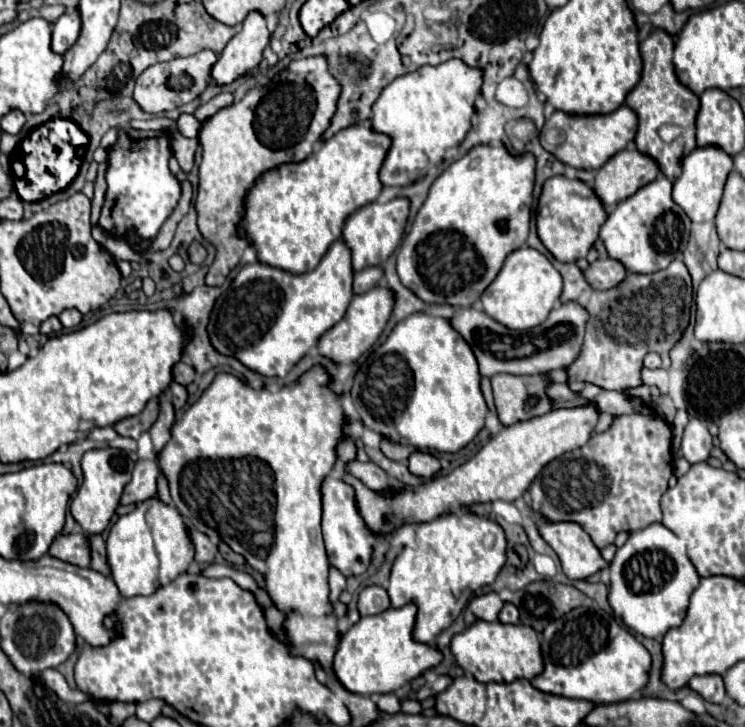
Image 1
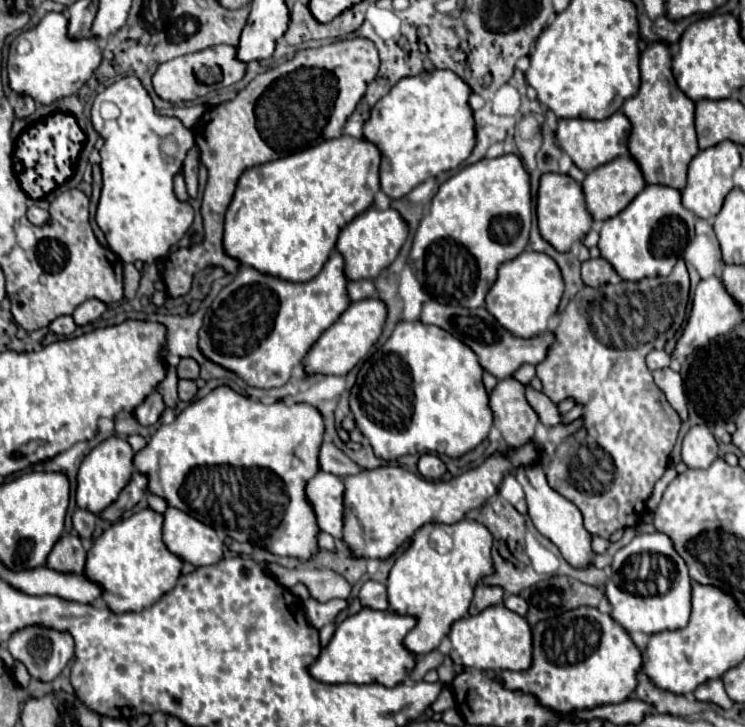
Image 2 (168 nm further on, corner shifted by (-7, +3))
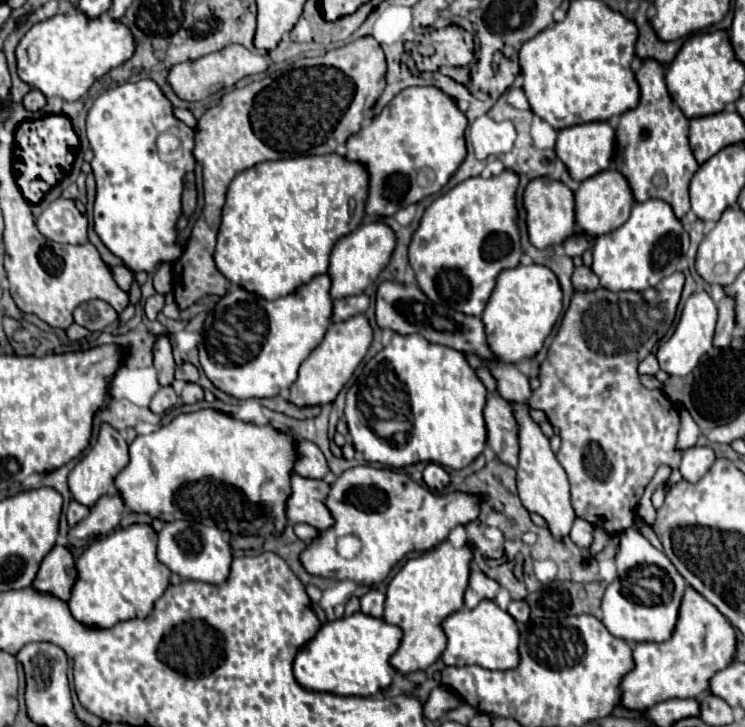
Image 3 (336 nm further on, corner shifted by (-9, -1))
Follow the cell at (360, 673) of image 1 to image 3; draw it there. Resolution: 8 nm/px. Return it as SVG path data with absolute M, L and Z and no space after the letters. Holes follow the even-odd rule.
M362 611L342 617L336 621L324 623L318 633L300 647L294 659L294 677L306 691L318 693L336 693L336 695L354 695L354 697L372 697L384 691L396 671L390 667L390 657L402 641L402 629L364 615Z

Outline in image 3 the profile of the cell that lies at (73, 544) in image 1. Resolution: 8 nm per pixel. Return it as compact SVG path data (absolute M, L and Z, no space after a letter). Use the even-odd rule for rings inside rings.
M56 545L42 561L40 571L32 583L38 593L50 593L62 601L70 599L70 589L76 579L74 557L62 545Z

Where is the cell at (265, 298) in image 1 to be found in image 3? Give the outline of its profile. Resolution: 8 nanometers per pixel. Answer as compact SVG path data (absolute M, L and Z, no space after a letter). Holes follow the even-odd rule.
M318 275L294 293L266 301L242 287L224 295L204 323L198 343L200 367L224 393L236 399L274 397L284 393L298 377L298 367L324 339L332 317L330 277Z

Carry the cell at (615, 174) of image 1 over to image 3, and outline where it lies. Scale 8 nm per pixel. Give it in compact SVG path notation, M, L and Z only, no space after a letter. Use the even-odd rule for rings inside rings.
M616 169L602 171L582 181L578 191L574 193L574 199L576 199L576 225L580 225L580 229L590 237L600 237L602 233L610 233L618 229L630 217L630 209L634 205L628 181Z

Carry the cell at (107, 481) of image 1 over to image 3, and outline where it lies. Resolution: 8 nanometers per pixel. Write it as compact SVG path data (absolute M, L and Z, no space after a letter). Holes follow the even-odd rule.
M102 423L98 431L98 439L92 445L92 449L76 463L76 467L68 475L68 487L76 501L80 501L86 507L92 507L102 495L106 495L112 485L114 477L128 465L128 443L124 441L122 433L116 431L112 425Z

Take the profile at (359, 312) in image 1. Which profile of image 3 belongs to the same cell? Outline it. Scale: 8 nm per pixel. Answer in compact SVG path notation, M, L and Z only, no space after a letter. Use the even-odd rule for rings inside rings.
M364 315L352 317L342 323L332 323L322 339L322 343L310 353L310 357L302 363L300 375L290 389L288 401L296 407L312 407L312 405L326 405L336 399L340 389L352 377L360 361L364 359L368 347L372 343L372 327Z

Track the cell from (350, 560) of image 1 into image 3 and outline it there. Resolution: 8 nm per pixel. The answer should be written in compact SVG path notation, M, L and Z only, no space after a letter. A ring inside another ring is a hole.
M296 473L290 477L292 495L286 501L286 519L290 525L308 523L316 529L330 527L332 515L326 509L324 501L330 491L330 485L320 479L298 477Z

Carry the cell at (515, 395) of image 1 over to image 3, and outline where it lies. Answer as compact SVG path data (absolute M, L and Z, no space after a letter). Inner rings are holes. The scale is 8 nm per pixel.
M492 393L484 407L484 421L486 421L486 445L490 445L498 461L516 467L520 447L518 447L518 425L512 413L512 405L498 393Z

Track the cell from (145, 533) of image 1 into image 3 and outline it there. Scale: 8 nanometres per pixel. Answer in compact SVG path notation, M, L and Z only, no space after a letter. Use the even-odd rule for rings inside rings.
M130 525L112 531L86 547L76 559L78 575L68 601L72 617L86 627L98 629L114 627L118 621L146 617L156 599L160 599L170 585L170 569L156 559L156 541L158 535L150 525Z

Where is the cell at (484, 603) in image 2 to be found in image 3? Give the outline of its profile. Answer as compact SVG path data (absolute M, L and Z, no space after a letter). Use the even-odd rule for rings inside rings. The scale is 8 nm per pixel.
M472 569L470 571L470 583L468 583L468 589L466 589L466 595L464 595L464 605L468 609L472 609L482 599L494 599L498 589L500 589L500 585L494 579L486 577L480 569Z

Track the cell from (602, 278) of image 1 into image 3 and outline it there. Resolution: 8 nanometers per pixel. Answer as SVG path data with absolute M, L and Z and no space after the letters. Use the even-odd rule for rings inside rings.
M576 267L572 275L572 285L576 291L594 291L598 289L598 277L592 273L590 267Z

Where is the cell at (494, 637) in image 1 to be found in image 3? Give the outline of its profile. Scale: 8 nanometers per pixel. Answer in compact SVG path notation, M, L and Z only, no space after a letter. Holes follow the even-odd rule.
M480 601L474 609L460 609L442 621L442 629L448 637L448 647L442 655L446 665L480 665L484 669L514 669L518 657L518 627L508 611L502 611L494 601Z

